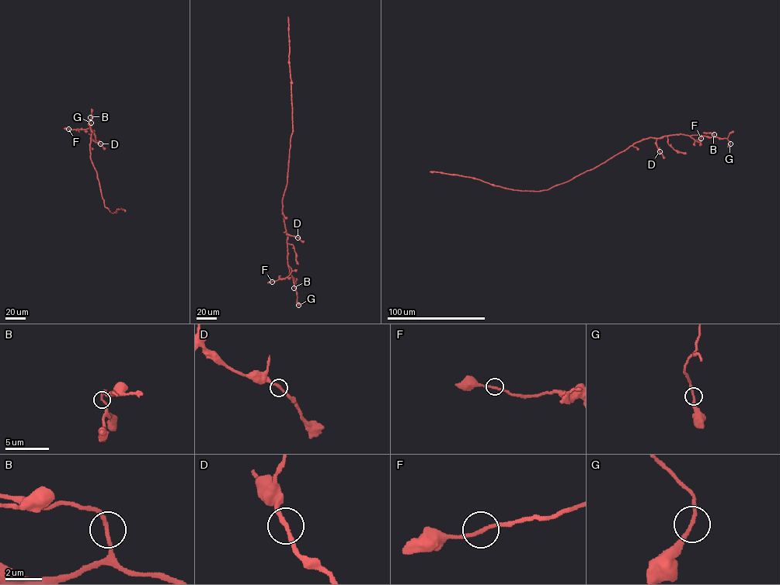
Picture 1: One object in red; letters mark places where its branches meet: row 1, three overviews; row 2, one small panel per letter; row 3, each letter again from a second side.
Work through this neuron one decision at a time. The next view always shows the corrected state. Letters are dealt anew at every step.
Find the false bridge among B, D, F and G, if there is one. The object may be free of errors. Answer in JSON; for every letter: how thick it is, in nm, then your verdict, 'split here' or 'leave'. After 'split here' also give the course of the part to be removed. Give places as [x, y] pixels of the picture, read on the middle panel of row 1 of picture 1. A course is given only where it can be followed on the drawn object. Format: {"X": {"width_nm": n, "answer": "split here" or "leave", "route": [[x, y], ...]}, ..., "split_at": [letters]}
{"B": {"width_nm": 170, "answer": "leave"}, "D": {"width_nm": 200, "answer": "leave"}, "F": {"width_nm": 190, "answer": "leave"}, "G": {"width_nm": 190, "answer": "leave"}, "split_at": []}

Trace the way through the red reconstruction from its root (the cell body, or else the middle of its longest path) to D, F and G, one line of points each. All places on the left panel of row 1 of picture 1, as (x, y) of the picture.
D: (99, 181), (90, 156), (91, 133), (92, 139), (100, 143)
F: (99, 181), (90, 156), (92, 133), (88, 124), (90, 126), (85, 129), (68, 129)
G: (99, 181), (90, 156), (92, 133), (87, 124), (91, 118), (91, 122)

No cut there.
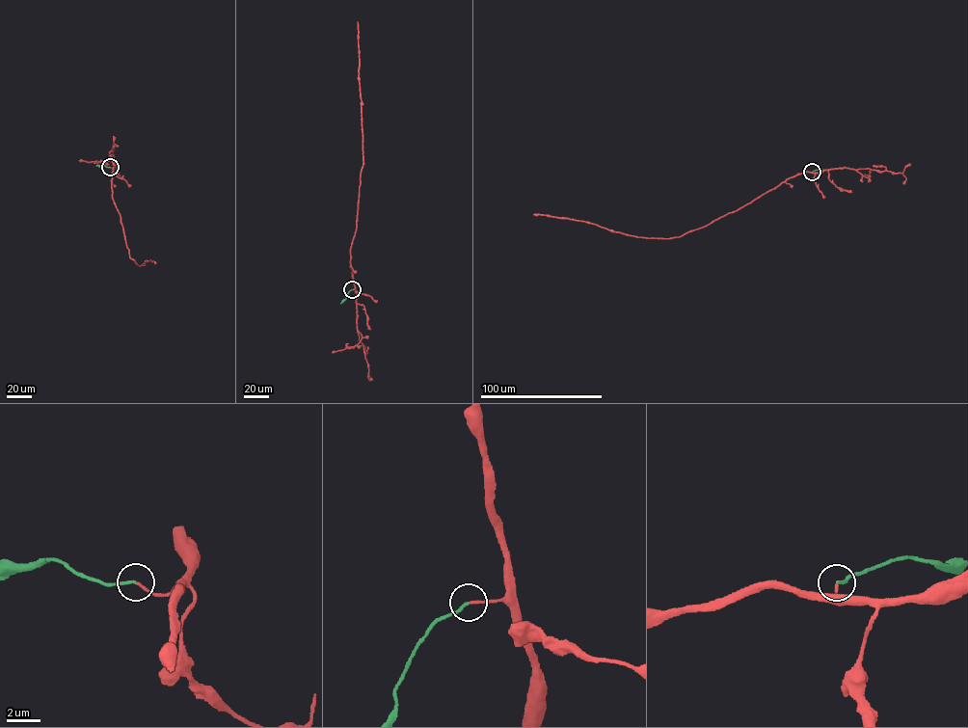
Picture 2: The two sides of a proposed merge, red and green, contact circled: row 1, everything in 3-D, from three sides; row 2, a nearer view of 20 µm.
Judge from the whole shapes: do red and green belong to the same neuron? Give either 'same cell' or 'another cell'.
same cell

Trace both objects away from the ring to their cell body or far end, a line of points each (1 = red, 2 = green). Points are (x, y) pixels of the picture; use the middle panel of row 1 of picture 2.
1: (352, 289), (355, 288), (350, 249), (356, 230), (362, 163), (358, 22)
2: (352, 289), (340, 303)

